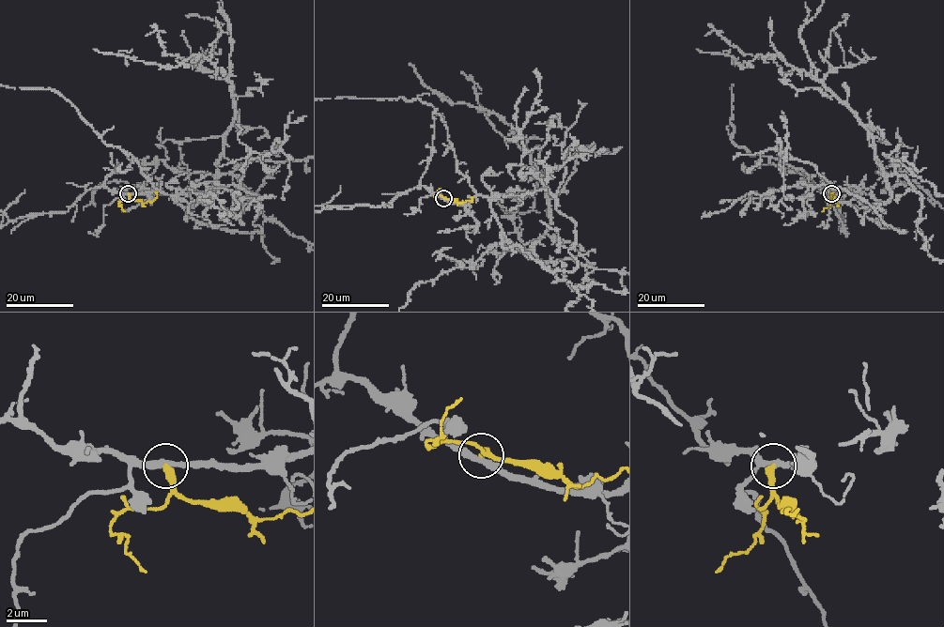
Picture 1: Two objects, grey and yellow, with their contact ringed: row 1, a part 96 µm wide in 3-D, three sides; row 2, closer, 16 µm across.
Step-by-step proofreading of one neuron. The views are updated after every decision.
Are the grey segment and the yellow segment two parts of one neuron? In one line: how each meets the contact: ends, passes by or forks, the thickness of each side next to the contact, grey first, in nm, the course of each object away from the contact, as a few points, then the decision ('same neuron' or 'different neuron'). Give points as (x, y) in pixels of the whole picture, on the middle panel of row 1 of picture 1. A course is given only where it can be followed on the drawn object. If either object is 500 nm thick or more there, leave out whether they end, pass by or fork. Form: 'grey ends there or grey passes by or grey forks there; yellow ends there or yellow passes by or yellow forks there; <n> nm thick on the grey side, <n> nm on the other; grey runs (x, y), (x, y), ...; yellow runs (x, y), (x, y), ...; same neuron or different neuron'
grey passes by; yellow ends there; 280 nm thick on the grey side, 360 nm on the other; grey runs (443, 198), (485, 196), (530, 257), (550, 221), (514, 129), (441, 97), (410, 64); yellow runs (443, 198), (456, 199), (461, 204), (472, 201), (472, 196); different neuron

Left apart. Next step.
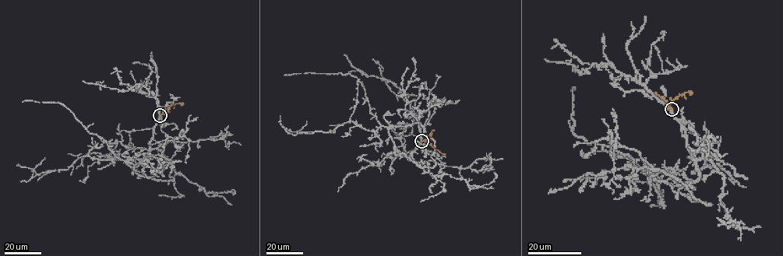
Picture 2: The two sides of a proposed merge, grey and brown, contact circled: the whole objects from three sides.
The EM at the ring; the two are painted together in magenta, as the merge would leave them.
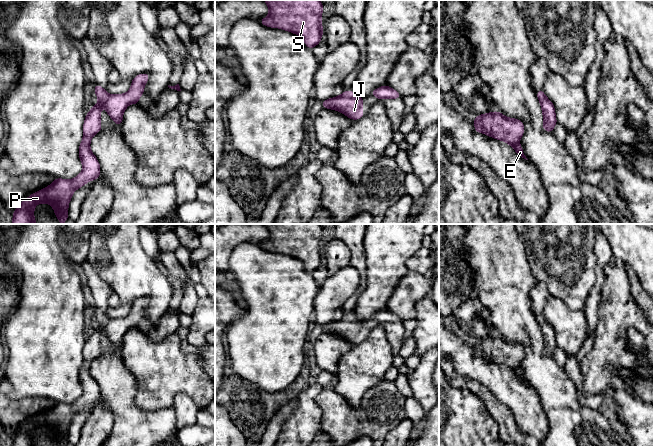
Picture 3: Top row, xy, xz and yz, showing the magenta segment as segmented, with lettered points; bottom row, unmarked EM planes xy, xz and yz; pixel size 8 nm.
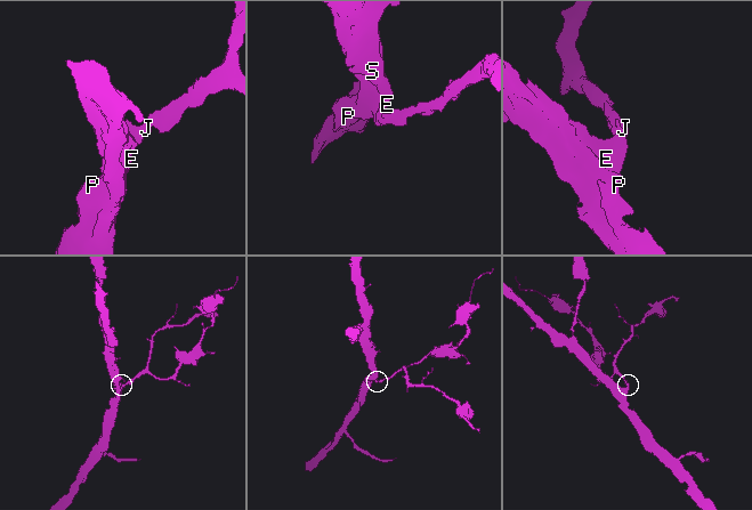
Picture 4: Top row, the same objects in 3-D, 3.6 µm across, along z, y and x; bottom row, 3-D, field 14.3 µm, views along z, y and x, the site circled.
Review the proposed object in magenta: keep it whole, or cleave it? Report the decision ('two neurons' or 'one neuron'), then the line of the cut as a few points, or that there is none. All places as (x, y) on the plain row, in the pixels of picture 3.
one neuron | no cut

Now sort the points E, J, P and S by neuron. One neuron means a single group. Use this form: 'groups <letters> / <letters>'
groups E J P S

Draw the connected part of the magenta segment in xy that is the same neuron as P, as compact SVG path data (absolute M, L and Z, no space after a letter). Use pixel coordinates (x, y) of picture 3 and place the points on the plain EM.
M147 297L137 299L132 303L131 312L124 318L110 319L100 309L95 308L95 318L99 326L92 330L85 339L83 363L79 370L79 381L83 389L81 397L72 404L54 403L48 411L31 418L20 426L13 436L12 446L36 446L34 432L39 427L47 427L54 433L59 446L68 443L68 429L73 416L84 410L88 405L97 404L100 399L100 388L90 374L90 365L101 355L101 331L103 330L115 348L121 349L123 336L129 328L139 328L139 322L144 317L144 310L149 304Z

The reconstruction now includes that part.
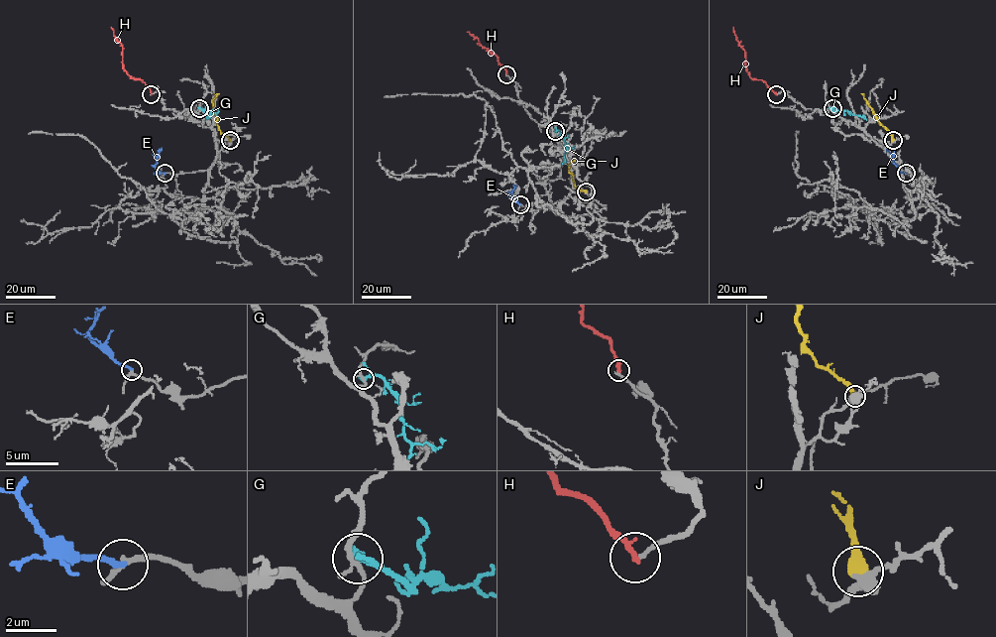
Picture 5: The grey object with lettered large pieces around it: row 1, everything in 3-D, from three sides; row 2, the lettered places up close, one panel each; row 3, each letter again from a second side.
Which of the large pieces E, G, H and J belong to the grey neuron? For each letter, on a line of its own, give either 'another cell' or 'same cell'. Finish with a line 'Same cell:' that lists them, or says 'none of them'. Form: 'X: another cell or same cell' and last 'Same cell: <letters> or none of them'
E: same cell
G: another cell
H: another cell
J: another cell
Same cell: E

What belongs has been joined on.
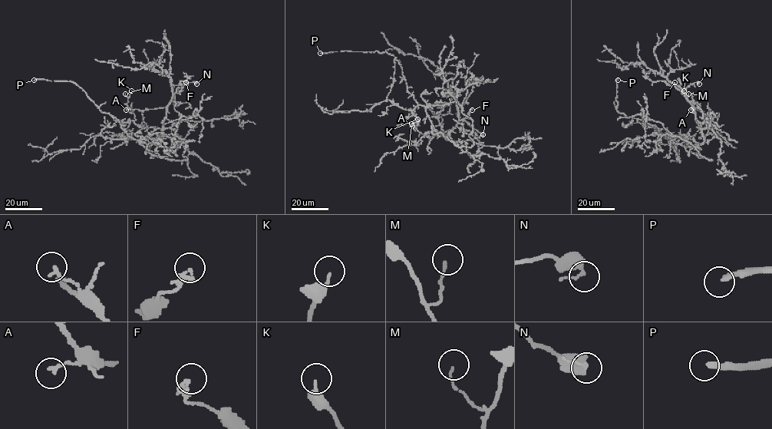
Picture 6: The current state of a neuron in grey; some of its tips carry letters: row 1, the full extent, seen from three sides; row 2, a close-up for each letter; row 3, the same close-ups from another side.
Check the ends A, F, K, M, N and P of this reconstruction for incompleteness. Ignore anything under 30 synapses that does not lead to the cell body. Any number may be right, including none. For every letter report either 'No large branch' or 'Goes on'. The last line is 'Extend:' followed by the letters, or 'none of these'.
A: No large branch
F: No large branch
K: No large branch
M: No large branch
N: No large branch
P: Goes on
Extend: P

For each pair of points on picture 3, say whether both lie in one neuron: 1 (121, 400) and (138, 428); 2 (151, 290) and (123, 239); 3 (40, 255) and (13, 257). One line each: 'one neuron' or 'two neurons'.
1: one neuron
2: one neuron
3: one neuron

